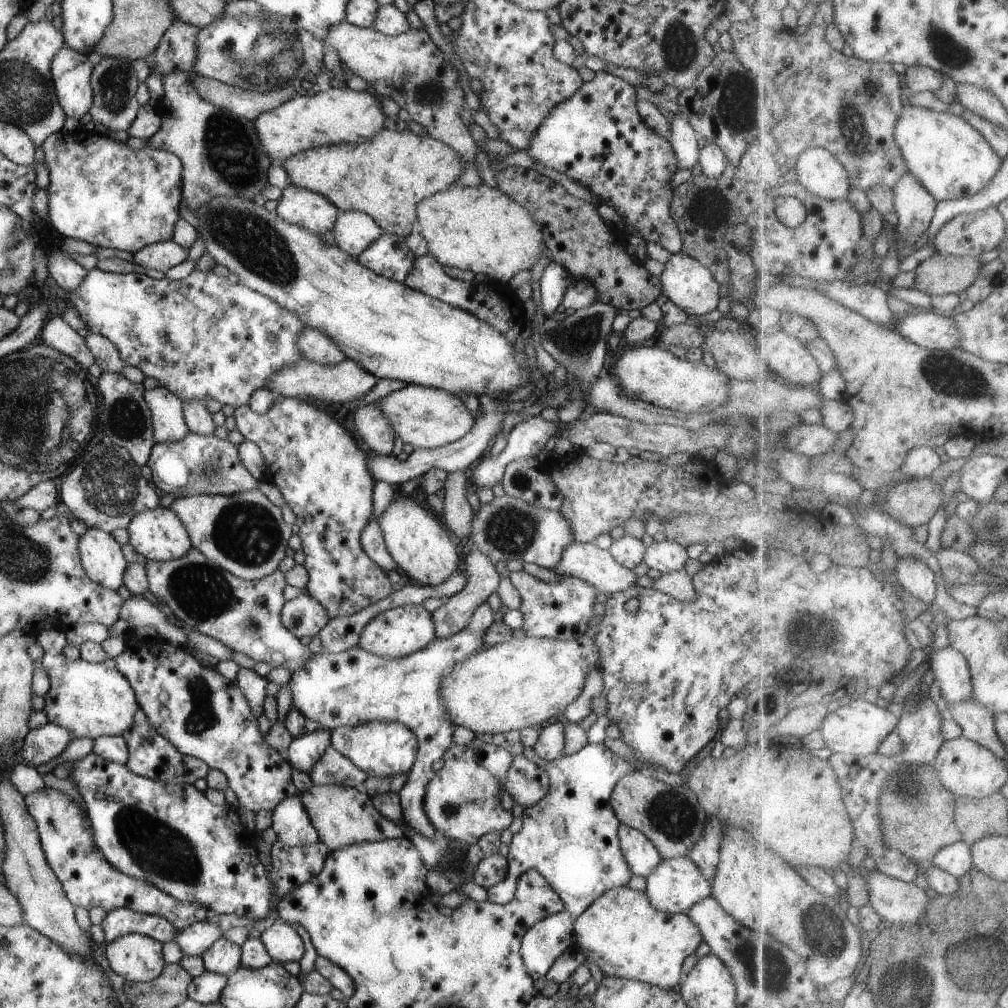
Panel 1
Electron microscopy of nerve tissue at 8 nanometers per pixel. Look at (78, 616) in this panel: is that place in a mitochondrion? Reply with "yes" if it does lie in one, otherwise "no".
no

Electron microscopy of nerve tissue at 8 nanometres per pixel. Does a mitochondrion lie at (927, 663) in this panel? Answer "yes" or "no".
no

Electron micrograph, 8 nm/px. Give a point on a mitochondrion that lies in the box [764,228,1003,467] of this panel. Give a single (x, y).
(947, 374)

